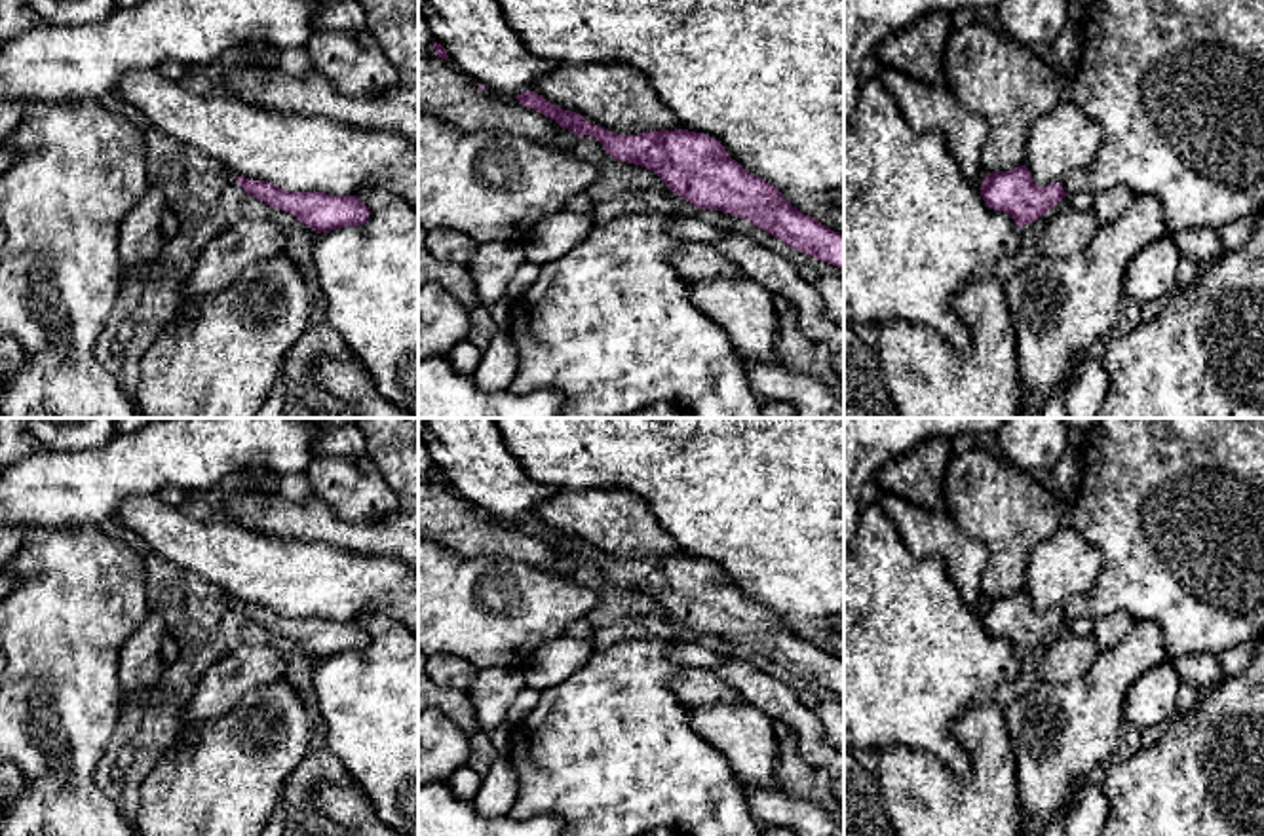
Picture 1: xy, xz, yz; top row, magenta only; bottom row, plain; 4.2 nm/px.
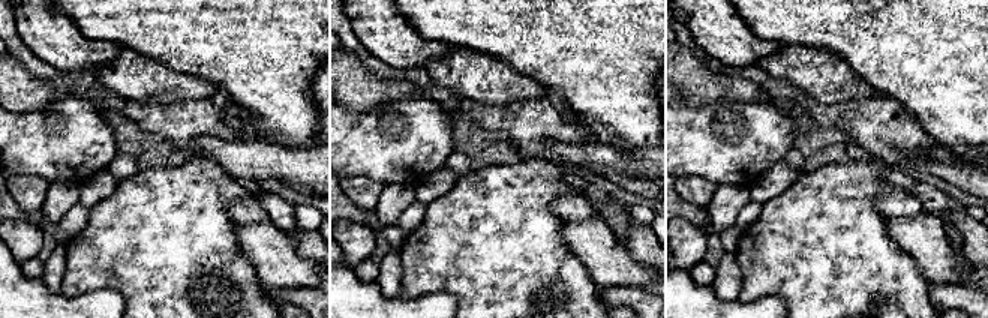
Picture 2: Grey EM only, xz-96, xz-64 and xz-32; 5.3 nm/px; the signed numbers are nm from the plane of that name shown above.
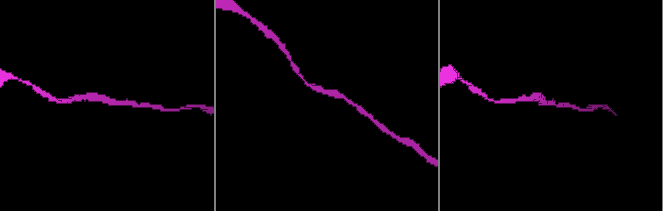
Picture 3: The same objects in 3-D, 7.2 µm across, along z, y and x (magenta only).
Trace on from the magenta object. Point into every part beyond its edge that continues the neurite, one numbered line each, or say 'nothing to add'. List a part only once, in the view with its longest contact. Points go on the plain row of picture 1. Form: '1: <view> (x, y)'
nothing to add

